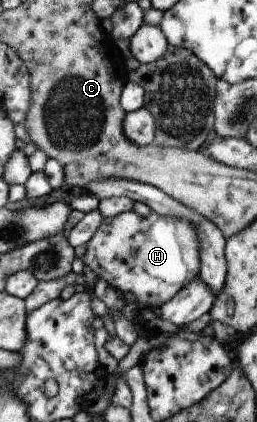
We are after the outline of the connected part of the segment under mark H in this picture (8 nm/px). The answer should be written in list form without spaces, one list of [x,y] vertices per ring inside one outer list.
[[[133,209],[126,212],[119,213],[111,218],[102,218],[98,228],[96,228],[94,235],[86,243],[86,252],[82,258],[82,263],[86,264],[92,272],[95,273],[96,279],[105,279],[111,283],[116,289],[121,291],[121,296],[126,291],[130,291],[134,295],[134,302],[138,305],[148,309],[158,309],[165,301],[168,301],[186,282],[193,280],[194,276],[198,276],[199,259],[198,259],[198,244],[197,237],[189,221],[182,218],[172,217],[171,215],[159,216],[154,210],[146,217],[140,217]]]

